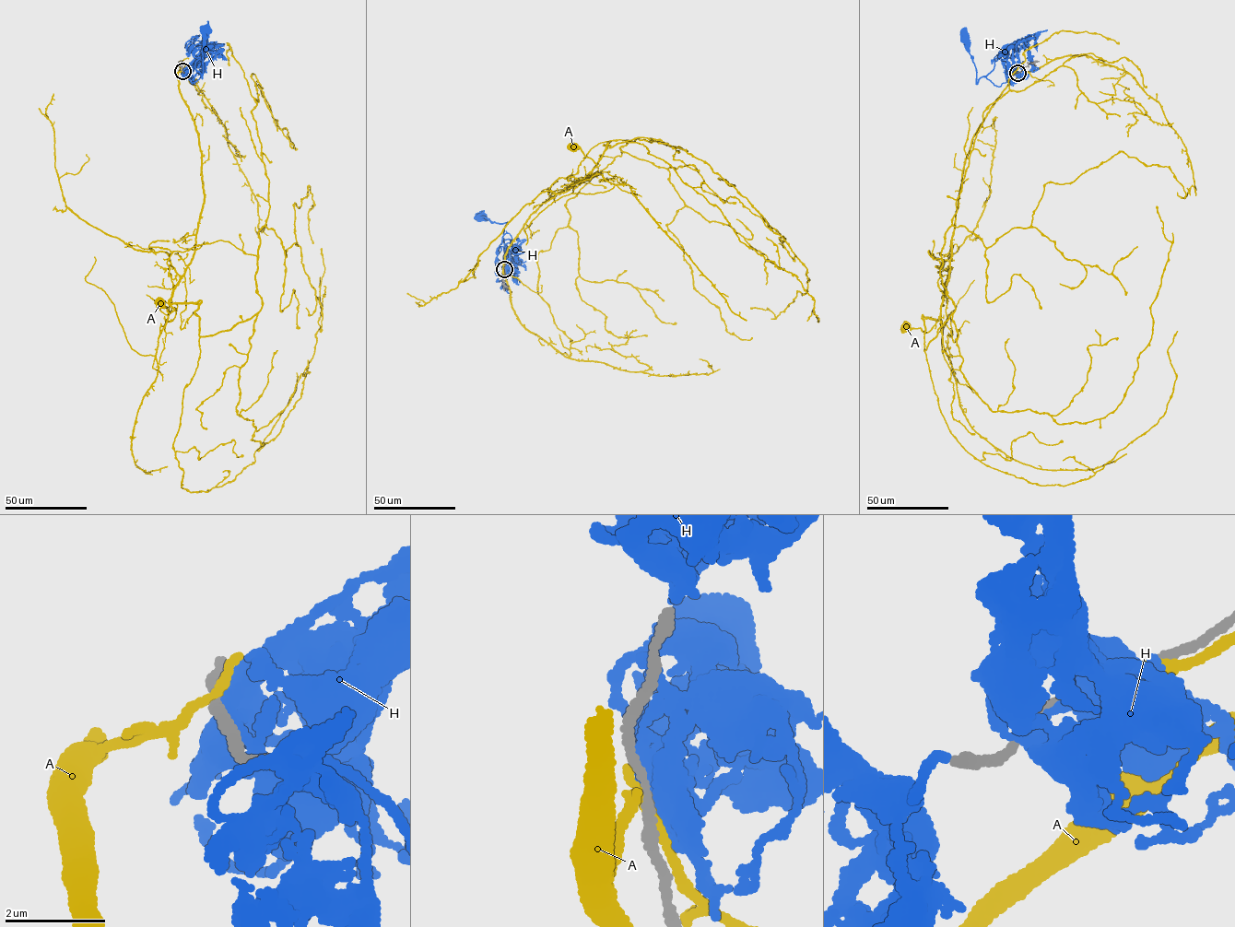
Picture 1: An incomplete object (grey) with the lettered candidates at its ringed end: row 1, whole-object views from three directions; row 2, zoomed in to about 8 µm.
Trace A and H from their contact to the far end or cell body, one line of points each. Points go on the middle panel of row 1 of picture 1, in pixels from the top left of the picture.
A: (504, 270), (506, 252), (533, 212), (545, 201), (589, 178), (596, 165), (573, 146)
H: (504, 269), (507, 261), (503, 259), (503, 241), (501, 244), (508, 222), (497, 223), (485, 217), (479, 217)

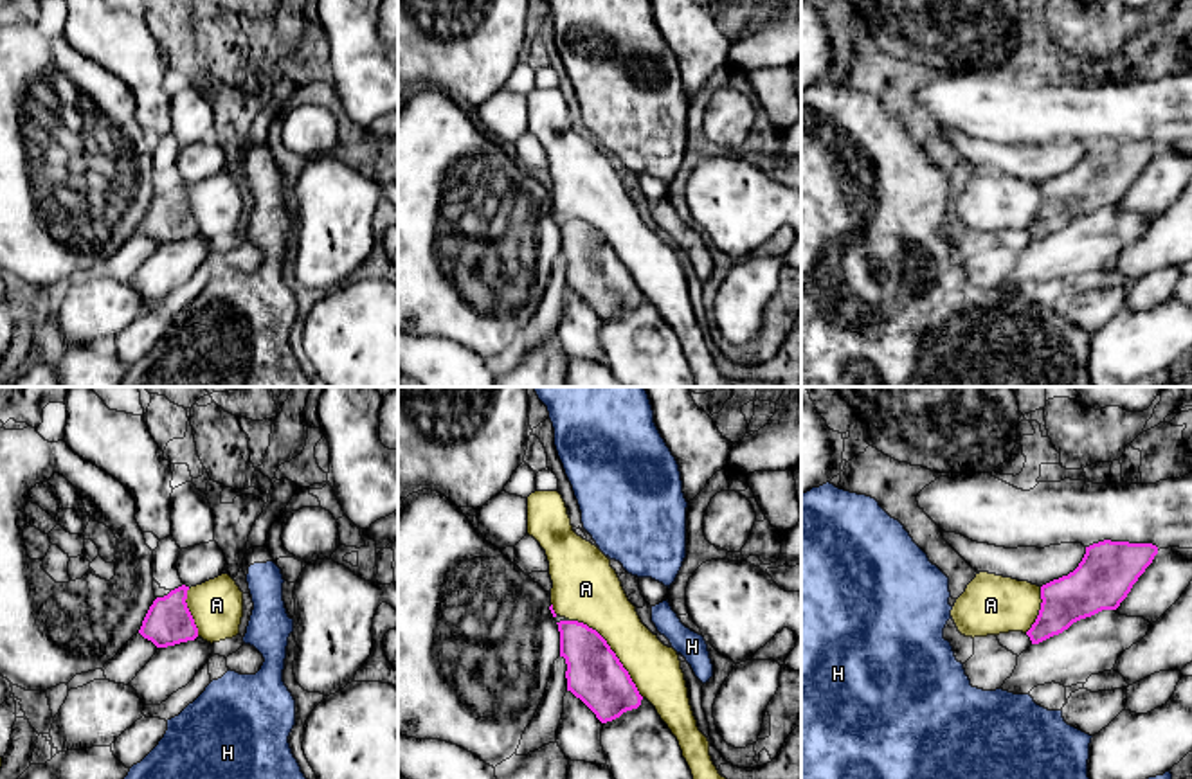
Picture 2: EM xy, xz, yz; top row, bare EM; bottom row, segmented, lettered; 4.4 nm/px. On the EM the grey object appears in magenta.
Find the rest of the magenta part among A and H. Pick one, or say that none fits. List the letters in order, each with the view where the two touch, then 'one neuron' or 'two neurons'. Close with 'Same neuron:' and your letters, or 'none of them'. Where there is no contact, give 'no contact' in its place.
A: xz | two neurons
H: no contact | one neuron
Same neuron: H

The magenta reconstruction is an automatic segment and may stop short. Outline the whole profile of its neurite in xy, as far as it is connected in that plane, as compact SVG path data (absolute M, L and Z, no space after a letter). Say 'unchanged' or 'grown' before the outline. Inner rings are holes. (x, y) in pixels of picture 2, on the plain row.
unchanged | M182 182L164 194L157 194L149 203L139 230L157 245L167 245L180 239L194 237L198 225L187 205L187 187Z

